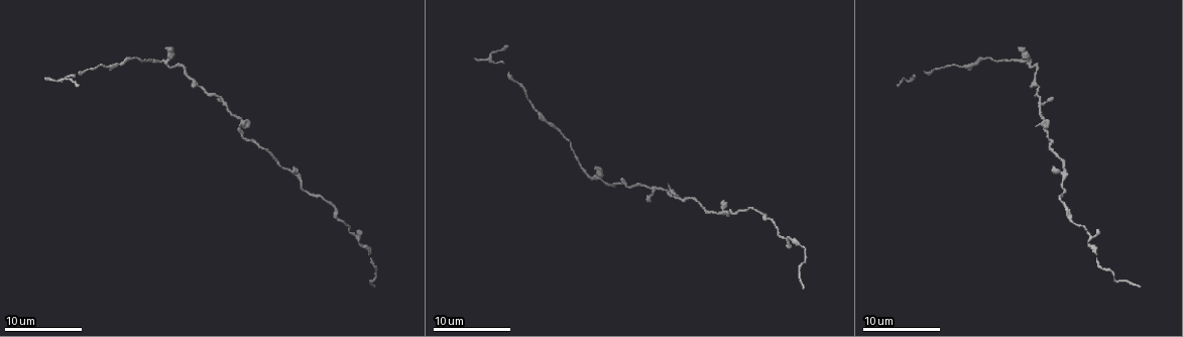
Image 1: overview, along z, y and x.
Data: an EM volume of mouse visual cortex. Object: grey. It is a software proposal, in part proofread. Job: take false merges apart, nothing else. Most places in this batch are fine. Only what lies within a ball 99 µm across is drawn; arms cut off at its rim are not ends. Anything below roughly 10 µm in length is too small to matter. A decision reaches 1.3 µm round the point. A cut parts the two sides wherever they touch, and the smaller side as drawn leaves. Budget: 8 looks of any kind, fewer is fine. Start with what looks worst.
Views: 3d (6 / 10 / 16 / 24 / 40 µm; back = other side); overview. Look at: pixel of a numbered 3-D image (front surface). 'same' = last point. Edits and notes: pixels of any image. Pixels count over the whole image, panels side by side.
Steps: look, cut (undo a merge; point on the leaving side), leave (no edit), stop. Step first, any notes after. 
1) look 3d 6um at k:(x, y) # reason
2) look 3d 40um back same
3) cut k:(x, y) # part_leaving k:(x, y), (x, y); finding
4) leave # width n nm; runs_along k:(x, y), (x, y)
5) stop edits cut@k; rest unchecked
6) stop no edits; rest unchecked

look 3d 16um at 1:(597, 179) # thick turns thin

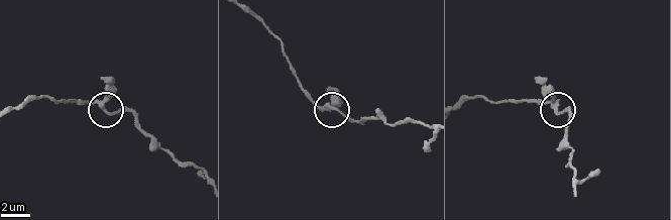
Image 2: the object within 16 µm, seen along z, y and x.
look 3d 6um at 2:(103, 110)

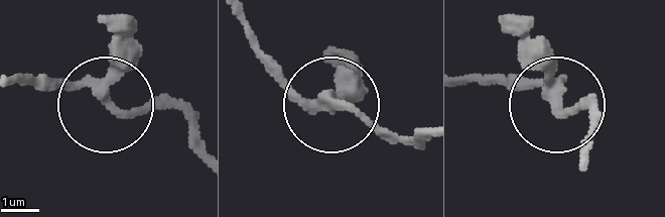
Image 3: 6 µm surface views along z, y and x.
leave # width 220 nm; runs_along 3:(196, 129), (167, 110), (129, 110), (26, 75); one neuron here

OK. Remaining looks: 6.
look 3d 10um at 1:(785, 239)

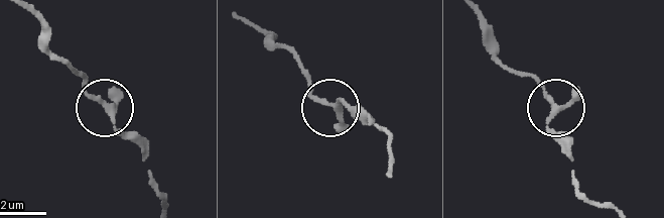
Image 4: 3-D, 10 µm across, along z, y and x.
look 3d 10um back at 4:(336, 107) # other side

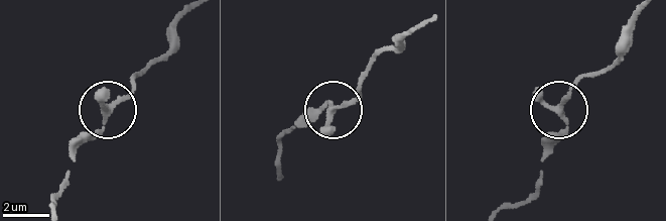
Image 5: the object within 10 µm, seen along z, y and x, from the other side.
leave # runs_along 5:(417, 25), (379, 57), (354, 97), (303, 114); all the same neuron

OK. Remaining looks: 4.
look 3d 10um at 1:(670, 195) # sudden change in width

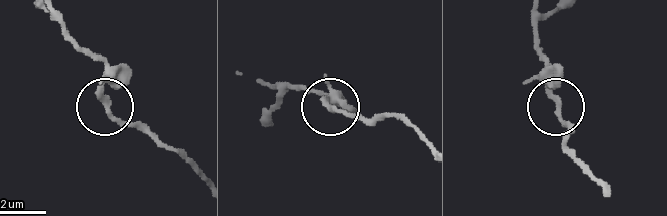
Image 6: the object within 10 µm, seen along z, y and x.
look 3d 6um at 6:(556, 100)

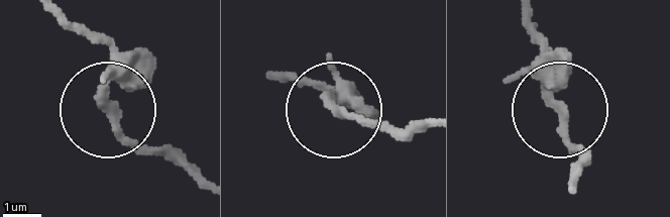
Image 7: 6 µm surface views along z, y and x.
leave # width 240 nm; continuous, no second neuron

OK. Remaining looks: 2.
look 3d 10um at 1:(539, 112) # sudden change in width

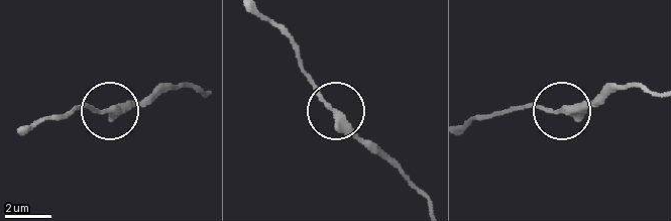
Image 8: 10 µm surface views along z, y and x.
look 3d 6um at 8:(330, 106) # closer look

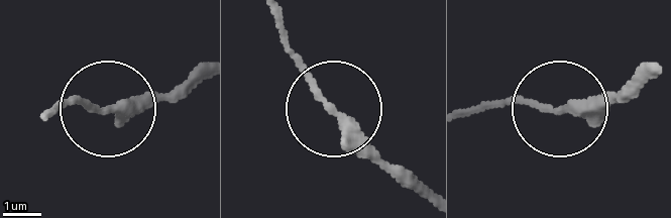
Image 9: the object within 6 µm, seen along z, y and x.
leave # runs_along 9:(428, 203), (332, 106), (284, 32); continuous, no second neuron

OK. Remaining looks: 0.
stop no edits; rest unchecked

